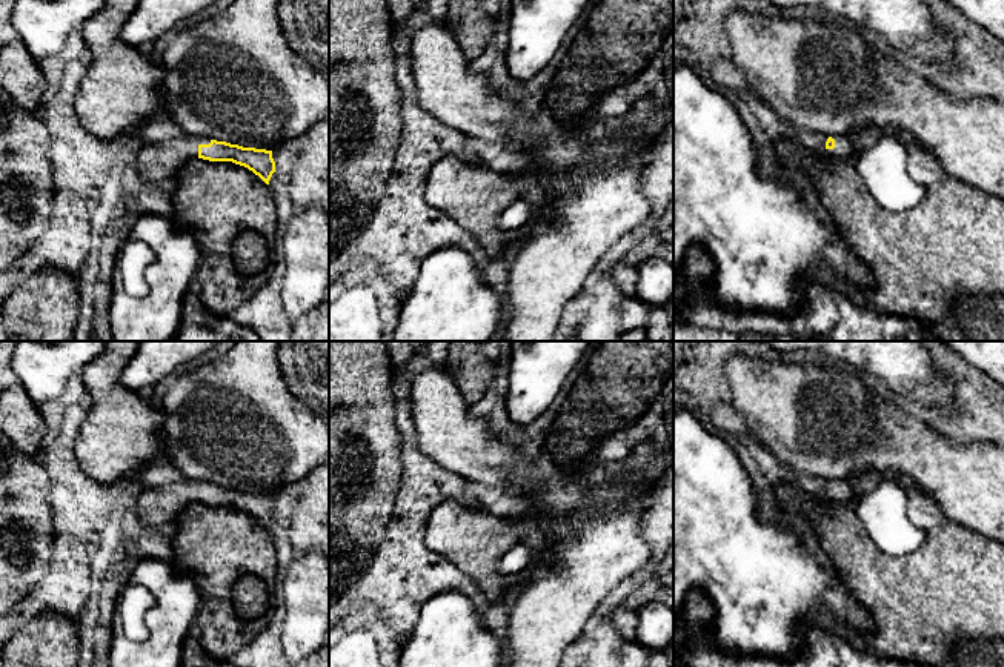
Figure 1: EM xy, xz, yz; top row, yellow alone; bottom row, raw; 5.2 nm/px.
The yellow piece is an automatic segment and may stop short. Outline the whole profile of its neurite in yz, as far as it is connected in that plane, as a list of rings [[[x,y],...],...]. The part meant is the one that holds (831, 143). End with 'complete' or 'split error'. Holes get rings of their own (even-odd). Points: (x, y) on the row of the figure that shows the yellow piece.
[[[852,135],[829,137],[826,154],[833,158],[847,158],[853,154]]] | split error

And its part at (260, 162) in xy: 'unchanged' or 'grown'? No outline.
grown

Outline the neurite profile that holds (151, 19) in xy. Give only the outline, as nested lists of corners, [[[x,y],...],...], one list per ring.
[[[138,0],[120,29],[120,38],[134,48],[154,43],[166,31],[214,3],[215,0]]]

